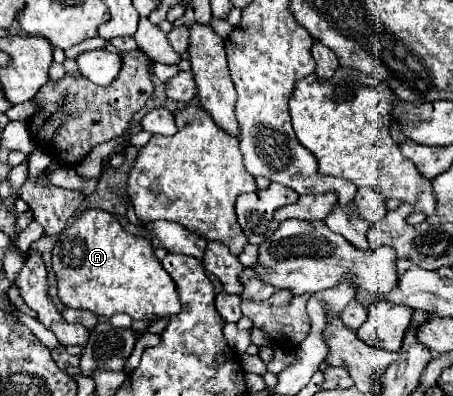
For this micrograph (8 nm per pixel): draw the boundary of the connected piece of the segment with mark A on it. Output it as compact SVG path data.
M102 208L84 210L58 234L52 250L52 268L56 270L58 298L68 308L92 310L106 318L124 312L132 320L152 320L180 312L176 284L154 256L150 240L128 234Z

